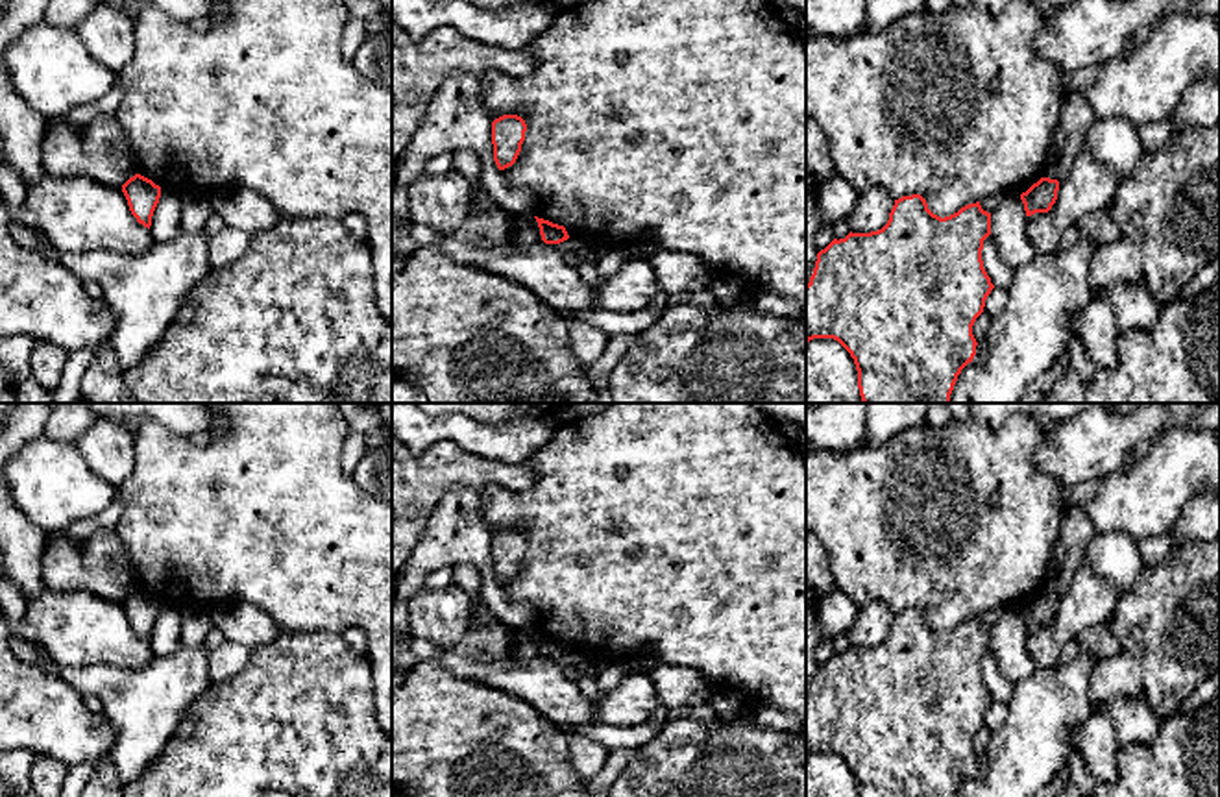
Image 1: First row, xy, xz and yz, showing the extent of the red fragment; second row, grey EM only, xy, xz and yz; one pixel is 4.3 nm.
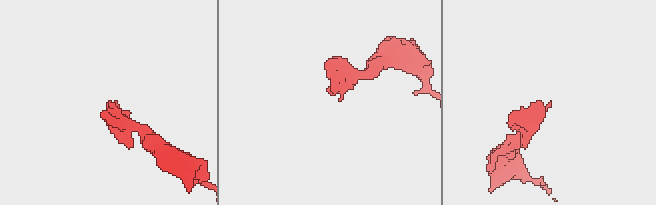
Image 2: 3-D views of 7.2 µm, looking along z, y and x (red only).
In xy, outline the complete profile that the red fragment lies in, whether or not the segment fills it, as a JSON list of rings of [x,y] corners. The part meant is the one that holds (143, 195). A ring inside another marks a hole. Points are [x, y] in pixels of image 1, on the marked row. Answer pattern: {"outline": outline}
{"outline": [[[135,174],[122,185],[131,215],[139,224],[150,229],[153,211],[161,198],[161,187],[152,179]]]}

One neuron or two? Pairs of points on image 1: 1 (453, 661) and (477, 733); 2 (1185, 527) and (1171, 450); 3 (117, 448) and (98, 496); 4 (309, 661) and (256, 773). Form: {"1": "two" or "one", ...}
{"1": "two", "2": "two", "3": "two", "4": "one"}

